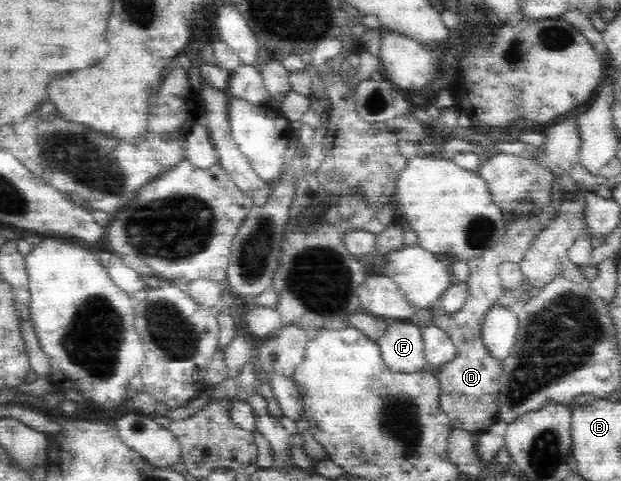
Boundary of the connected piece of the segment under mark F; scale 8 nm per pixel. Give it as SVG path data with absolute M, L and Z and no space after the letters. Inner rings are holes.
M397 323L389 325L376 342L387 367L395 372L428 372L434 369L426 356L425 338L421 325Z

